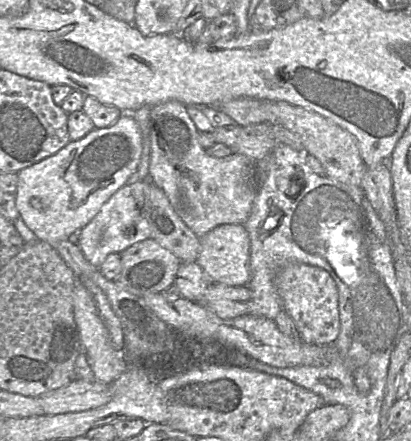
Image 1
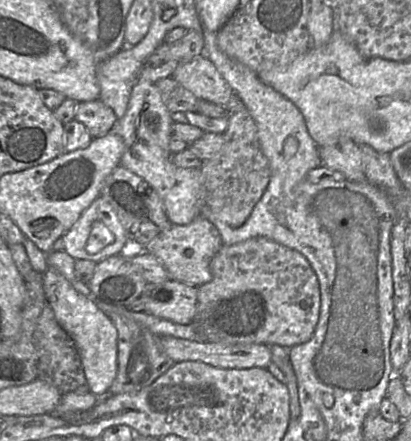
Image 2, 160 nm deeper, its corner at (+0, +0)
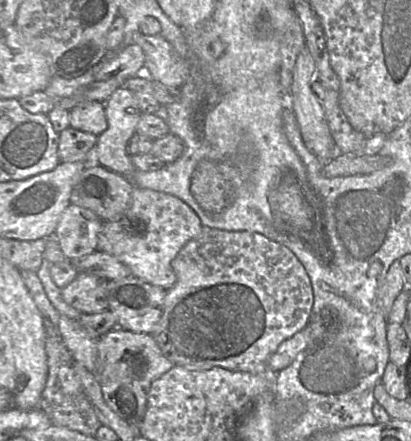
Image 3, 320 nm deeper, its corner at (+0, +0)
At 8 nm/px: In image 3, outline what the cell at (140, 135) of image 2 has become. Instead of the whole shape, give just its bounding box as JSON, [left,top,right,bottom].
[92,88,143,179]

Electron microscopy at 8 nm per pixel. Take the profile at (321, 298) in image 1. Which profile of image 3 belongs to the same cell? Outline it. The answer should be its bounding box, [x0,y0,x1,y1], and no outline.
[151,227,314,375]

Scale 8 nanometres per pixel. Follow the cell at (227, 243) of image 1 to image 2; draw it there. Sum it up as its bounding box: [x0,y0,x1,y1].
[145,216,223,286]

